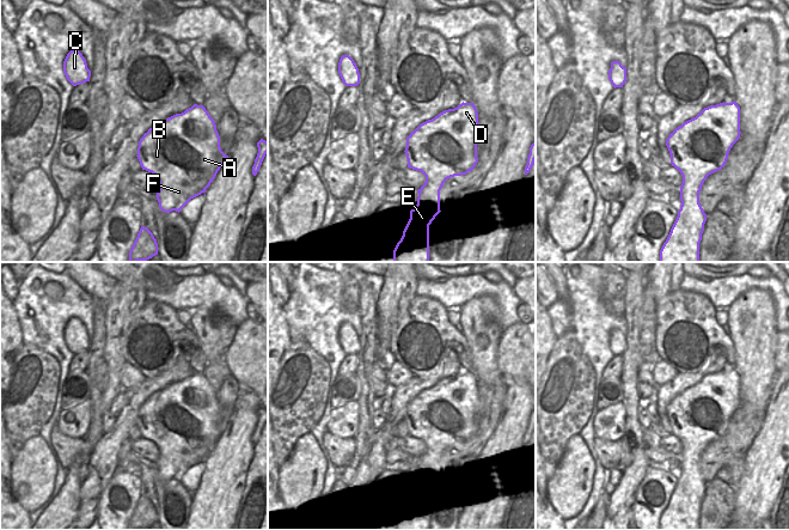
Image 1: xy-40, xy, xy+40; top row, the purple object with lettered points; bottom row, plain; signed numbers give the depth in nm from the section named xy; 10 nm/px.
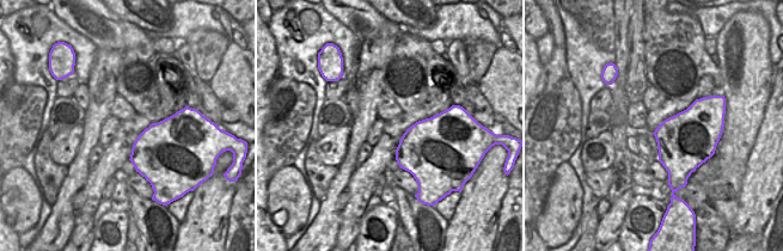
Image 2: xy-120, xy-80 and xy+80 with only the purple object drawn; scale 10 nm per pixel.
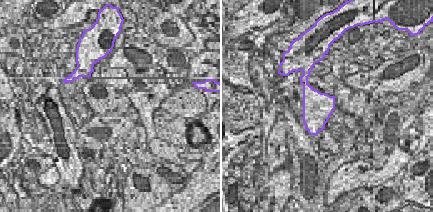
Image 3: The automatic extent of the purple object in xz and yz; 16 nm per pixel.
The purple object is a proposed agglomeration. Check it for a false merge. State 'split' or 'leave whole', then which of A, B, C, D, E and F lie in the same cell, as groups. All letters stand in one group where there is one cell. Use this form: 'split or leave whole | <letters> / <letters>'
leave whole | A B C D E F

